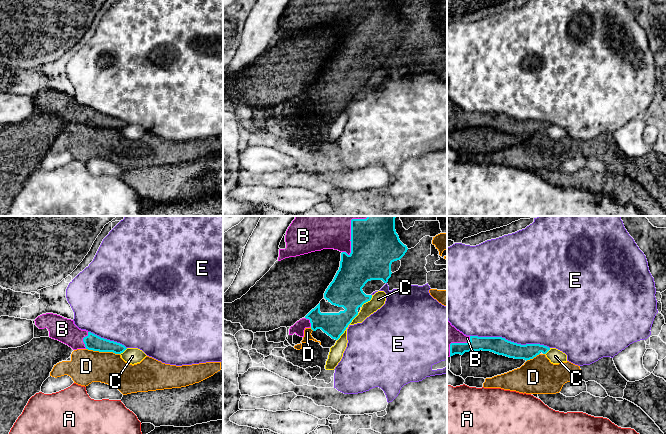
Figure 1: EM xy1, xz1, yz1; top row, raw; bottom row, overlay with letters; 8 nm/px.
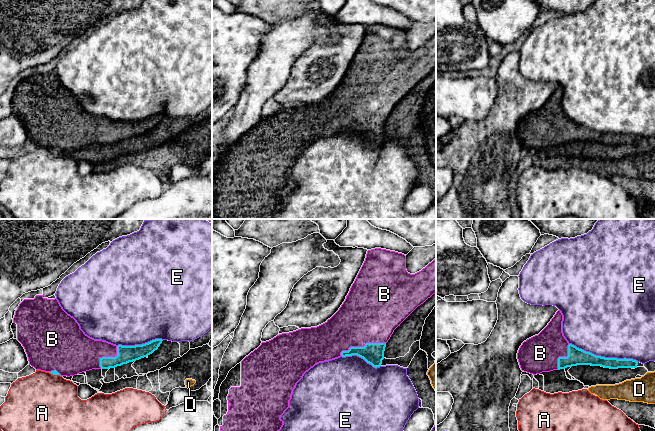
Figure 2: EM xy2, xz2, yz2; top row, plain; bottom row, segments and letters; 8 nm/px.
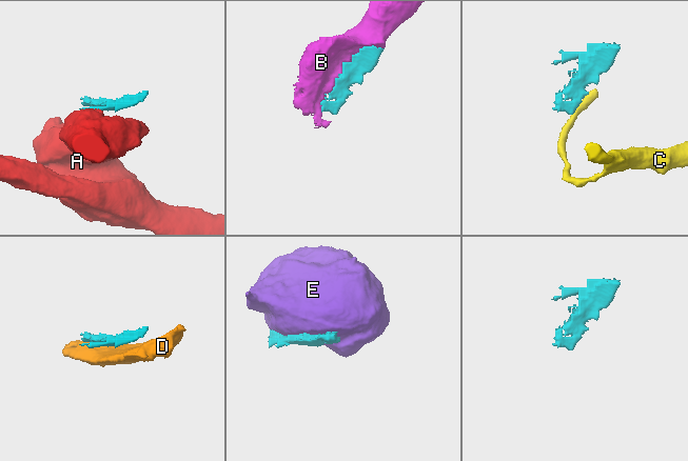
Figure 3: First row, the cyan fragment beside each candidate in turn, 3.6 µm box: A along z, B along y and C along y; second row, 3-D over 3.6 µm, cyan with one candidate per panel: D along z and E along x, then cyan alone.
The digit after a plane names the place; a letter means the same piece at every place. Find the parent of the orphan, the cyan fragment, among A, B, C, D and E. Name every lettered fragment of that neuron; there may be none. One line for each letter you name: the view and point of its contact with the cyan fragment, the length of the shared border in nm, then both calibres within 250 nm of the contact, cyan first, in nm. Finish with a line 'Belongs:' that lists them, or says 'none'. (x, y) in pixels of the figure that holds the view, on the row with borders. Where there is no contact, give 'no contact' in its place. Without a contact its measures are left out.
B: xz1 (351, 232) | 360 nm | 380/440 nm
Belongs: B

